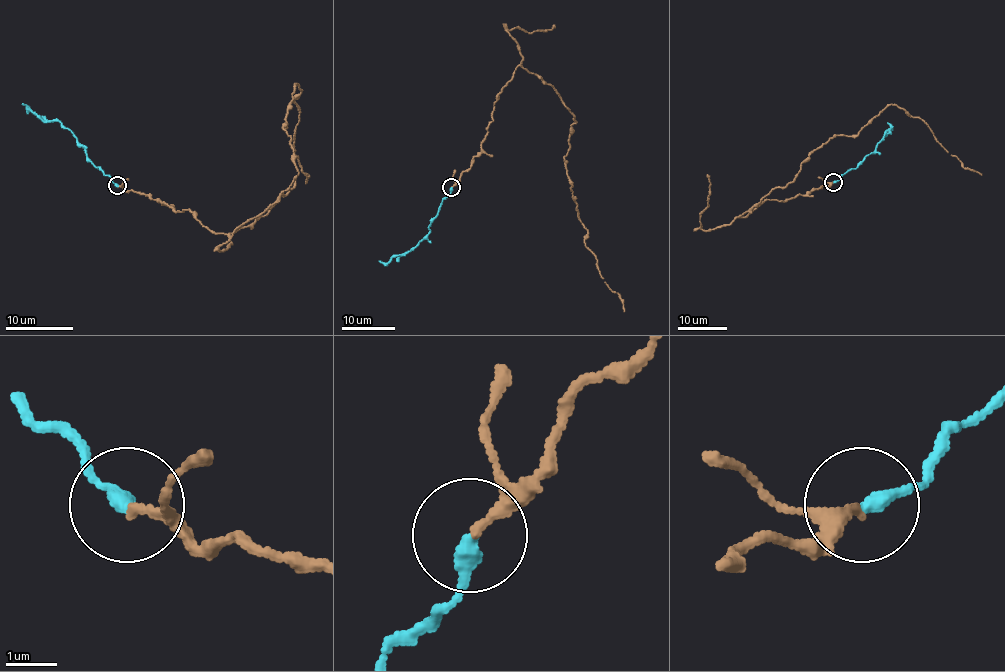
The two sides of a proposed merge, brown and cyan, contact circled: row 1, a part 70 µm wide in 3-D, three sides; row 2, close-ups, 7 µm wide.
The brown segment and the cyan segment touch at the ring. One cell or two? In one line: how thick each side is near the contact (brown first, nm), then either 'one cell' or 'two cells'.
190/300 nm | one cell

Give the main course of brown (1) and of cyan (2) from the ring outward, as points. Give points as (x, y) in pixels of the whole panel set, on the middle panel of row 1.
1: (451, 187), (481, 151), (512, 73), (521, 65), (540, 76), (576, 122), (565, 158), (571, 197), (624, 312)
2: (451, 187), (451, 194), (442, 200), (430, 224), (429, 234), (407, 252), (386, 263), (379, 261)

